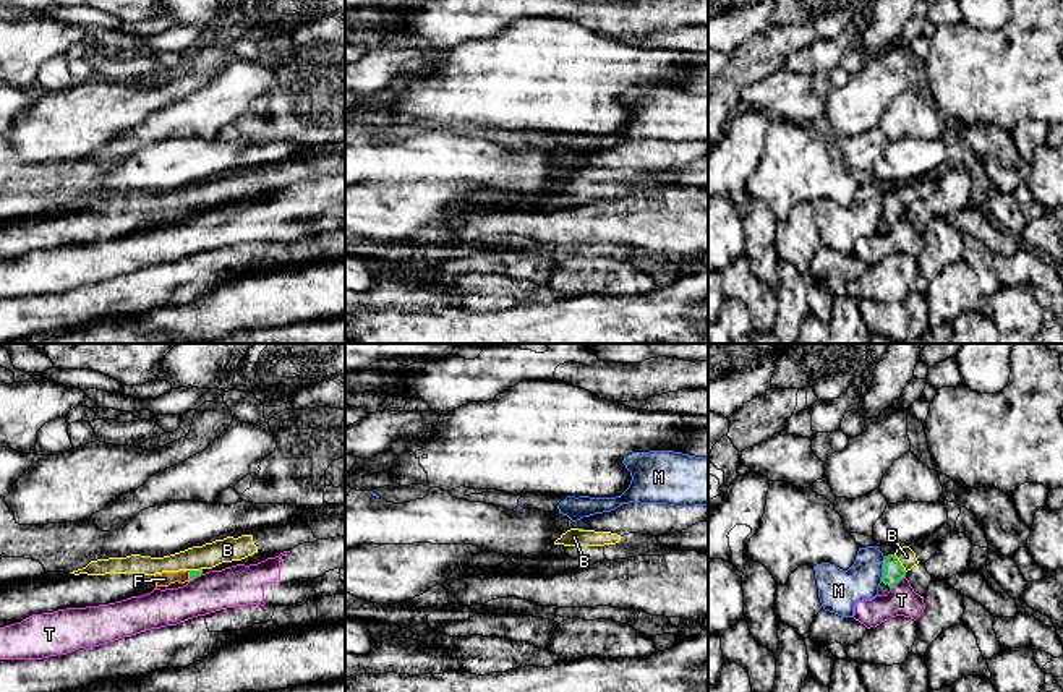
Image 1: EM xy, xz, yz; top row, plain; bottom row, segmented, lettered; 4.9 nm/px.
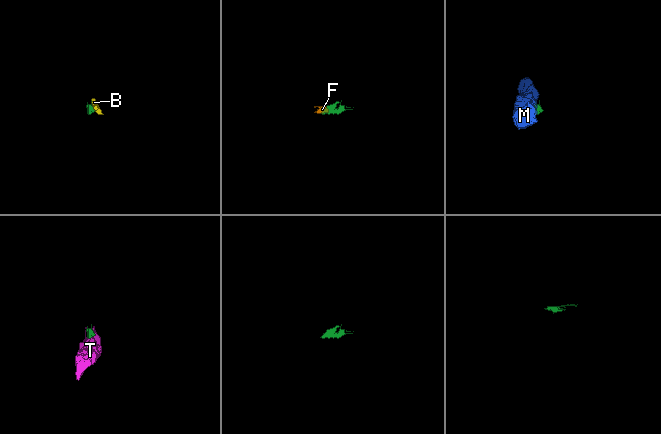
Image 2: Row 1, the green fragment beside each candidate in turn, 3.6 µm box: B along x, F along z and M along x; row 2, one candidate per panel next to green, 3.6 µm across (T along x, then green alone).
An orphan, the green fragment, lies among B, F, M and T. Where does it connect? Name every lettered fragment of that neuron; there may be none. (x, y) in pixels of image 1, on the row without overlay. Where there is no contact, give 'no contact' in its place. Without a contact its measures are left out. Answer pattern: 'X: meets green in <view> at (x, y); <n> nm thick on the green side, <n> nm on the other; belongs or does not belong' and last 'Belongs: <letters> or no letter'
B: meets green in yz at (900, 200); 100 nm thick on the green side, 90 nm on the other; belongs
F: meets green in xy at (190, 213); 40 nm thick on the green side, 70 nm on the other; belongs
M: meets green in yz at (883, 206); 100 nm thick on the green side, 200 nm on the other; does not belong
T: meets green in yz at (896, 219); 100 nm thick on the green side, 160 nm on the other; does not belong
Belongs: B, F

